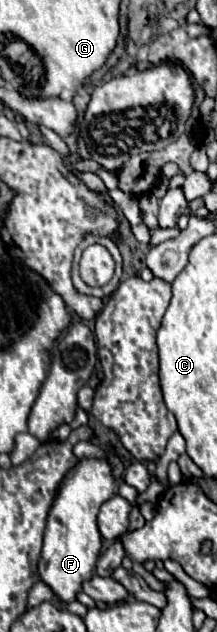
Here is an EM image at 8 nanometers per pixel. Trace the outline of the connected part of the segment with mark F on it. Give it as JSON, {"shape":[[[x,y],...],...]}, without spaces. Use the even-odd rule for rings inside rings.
{"shape":[[[84,458],[70,470],[64,478],[54,506],[48,514],[44,546],[38,562],[38,576],[50,590],[60,598],[60,602],[76,600],[76,594],[82,592],[82,584],[92,578],[94,566],[102,548],[102,536],[96,526],[96,516],[108,498],[118,492],[118,482],[112,476],[112,468],[106,460]]]}

